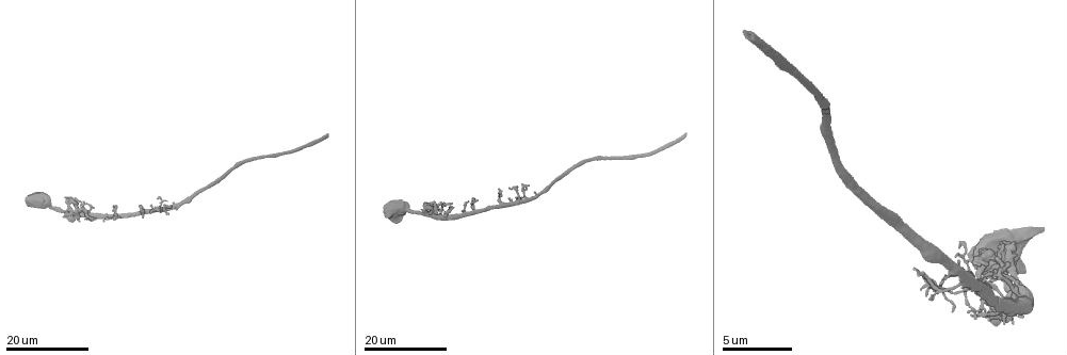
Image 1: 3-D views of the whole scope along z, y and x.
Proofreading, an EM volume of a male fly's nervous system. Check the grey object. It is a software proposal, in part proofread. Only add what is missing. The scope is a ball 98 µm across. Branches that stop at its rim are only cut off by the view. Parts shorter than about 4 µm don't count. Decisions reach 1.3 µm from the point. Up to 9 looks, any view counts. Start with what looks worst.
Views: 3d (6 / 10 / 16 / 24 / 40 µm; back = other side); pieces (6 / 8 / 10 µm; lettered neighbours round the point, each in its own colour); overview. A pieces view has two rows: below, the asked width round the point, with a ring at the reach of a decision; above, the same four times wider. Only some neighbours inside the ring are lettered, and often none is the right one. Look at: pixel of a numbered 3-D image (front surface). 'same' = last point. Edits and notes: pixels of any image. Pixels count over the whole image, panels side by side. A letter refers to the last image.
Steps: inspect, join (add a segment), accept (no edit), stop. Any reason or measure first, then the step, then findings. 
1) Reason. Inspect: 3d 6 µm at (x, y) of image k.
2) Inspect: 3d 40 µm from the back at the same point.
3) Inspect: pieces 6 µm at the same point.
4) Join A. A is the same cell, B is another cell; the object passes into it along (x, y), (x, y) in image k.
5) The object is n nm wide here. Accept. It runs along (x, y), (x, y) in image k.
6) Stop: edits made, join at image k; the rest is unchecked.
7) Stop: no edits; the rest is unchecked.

Inspect: 3d 16 µm at (171, 208) of image 1.

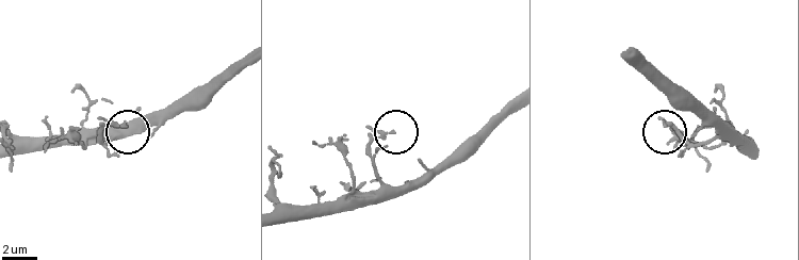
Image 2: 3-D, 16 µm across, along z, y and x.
Inspect: pieces 10 µm at (664, 123) of image 2.

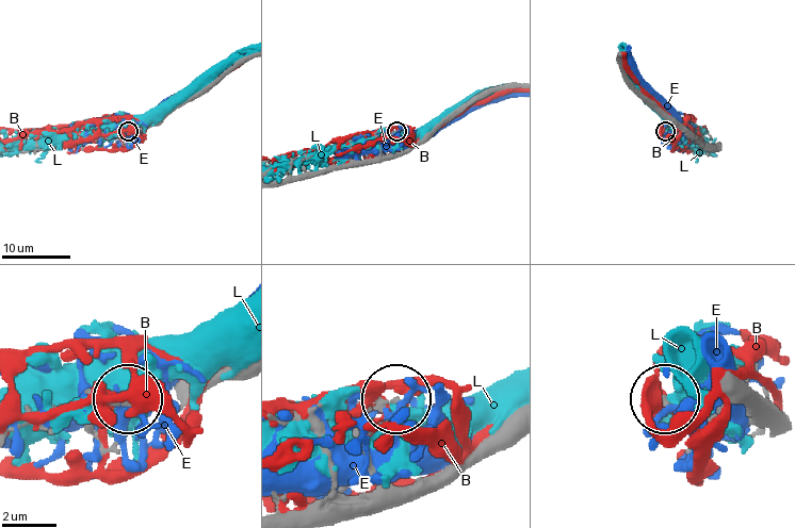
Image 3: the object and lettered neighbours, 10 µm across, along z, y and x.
Accept. B, E and L are other cells; no lettered segment goes on from it.

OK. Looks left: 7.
Tapers out. Inspect: 3d 16 µm at (509, 188) of image 1.

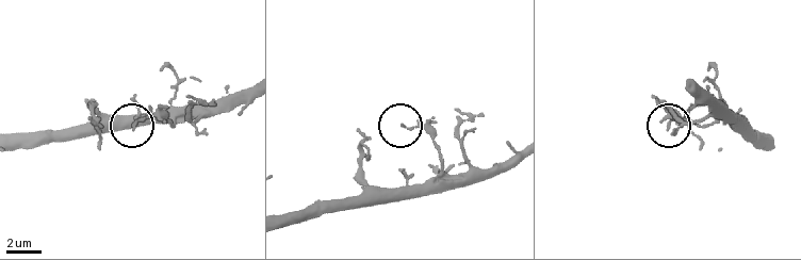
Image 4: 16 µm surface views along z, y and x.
Inspect: pieces 6 µm at (400, 124) of image 4.

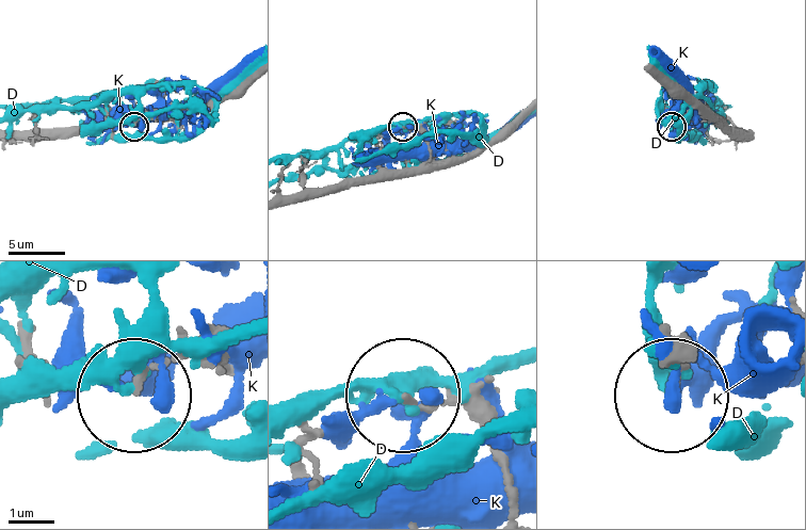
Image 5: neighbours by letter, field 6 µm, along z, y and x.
Accept. D and K are other cells; it runs along (231, 373), (181, 358), (140, 388) in image 5; no lettered segment goes on from it.

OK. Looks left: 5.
Branch stops here. Inspect: 3d 16 µm at (67, 197) of image 1.

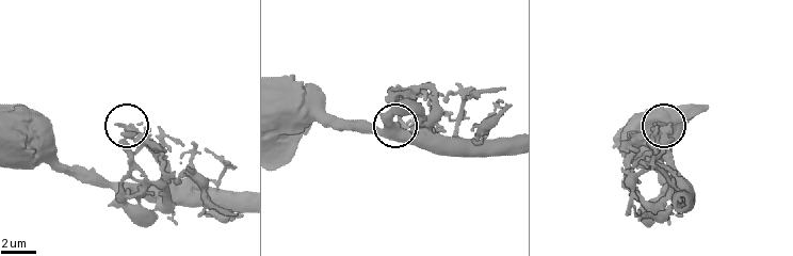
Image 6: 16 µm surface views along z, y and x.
Inspect: pieces 10 µm at (117, 127) of image 6.

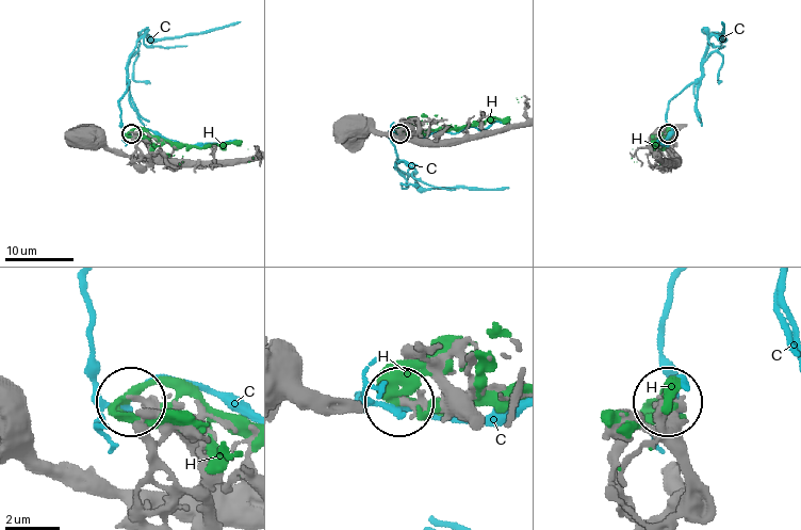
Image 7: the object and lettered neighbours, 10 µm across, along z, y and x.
Accept. C and H are other cells; it runs along (468, 420), (401, 400) in image 7; no lettered segment goes on from it.

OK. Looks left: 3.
Inspect: 3d 24 µm at (453, 204) of image 1.

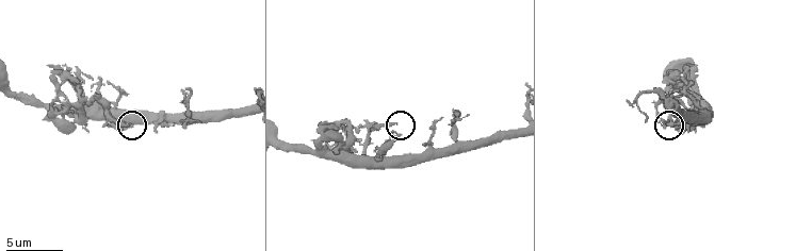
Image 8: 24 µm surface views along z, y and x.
Inspect: pieces 6 µm at (126, 127) of image 8.

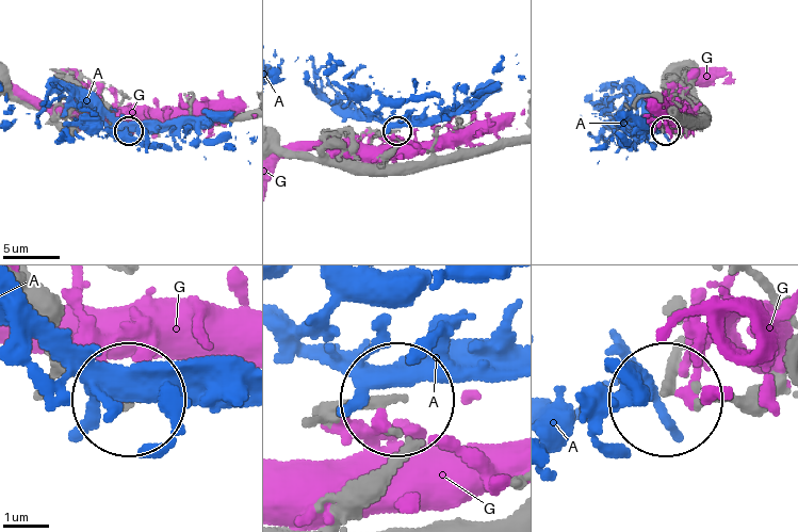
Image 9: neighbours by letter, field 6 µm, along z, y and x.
Accept. A and G are other cells; it runs along (321, 405), (394, 398) in image 9; no lettered segment goes on from it.

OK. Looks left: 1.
Stop: no edits; the rest is unchecked.

